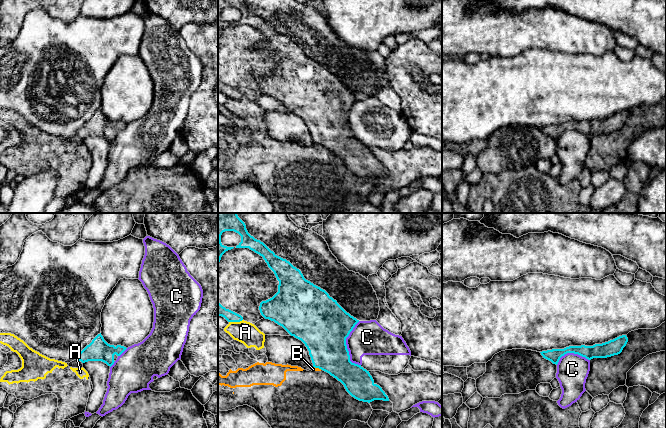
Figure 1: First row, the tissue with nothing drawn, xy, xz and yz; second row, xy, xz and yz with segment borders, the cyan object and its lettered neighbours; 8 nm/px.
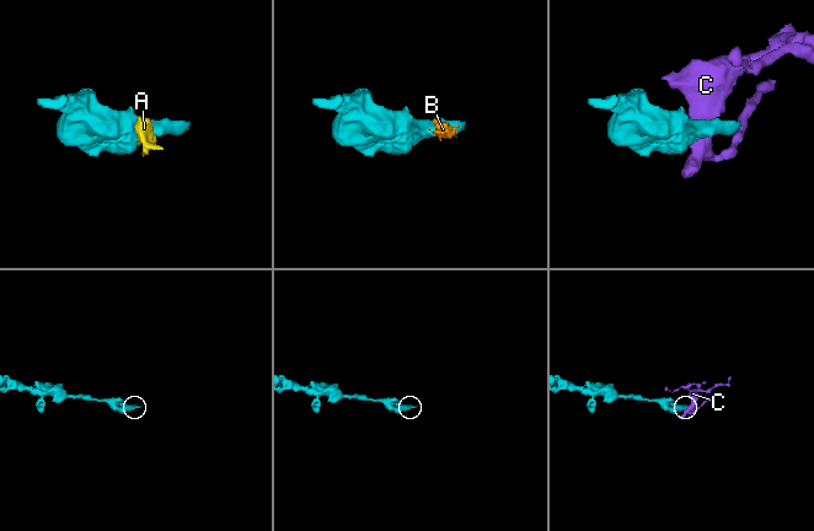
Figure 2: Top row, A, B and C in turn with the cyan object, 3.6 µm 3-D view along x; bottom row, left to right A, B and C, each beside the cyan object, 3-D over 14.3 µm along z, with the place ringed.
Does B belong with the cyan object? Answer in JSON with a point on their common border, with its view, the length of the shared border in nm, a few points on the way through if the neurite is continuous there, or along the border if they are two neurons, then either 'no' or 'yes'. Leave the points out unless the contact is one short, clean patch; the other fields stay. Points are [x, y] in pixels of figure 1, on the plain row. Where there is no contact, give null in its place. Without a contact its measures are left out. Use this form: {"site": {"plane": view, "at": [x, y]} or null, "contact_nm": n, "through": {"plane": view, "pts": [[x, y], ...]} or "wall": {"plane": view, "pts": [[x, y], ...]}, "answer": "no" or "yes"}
{"site": {"plane": "xz", "at": [317, 143]}, "contact_nm": 80, "wall": {"plane": "xz", "pts": [[313, 142], [321, 145]]}, "answer": "no"}

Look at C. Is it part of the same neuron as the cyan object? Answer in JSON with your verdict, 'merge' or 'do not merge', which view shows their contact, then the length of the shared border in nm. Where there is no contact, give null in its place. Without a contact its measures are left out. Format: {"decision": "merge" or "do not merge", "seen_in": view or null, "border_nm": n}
{"decision": "do not merge", "seen_in": "xz", "border_nm": 360}

